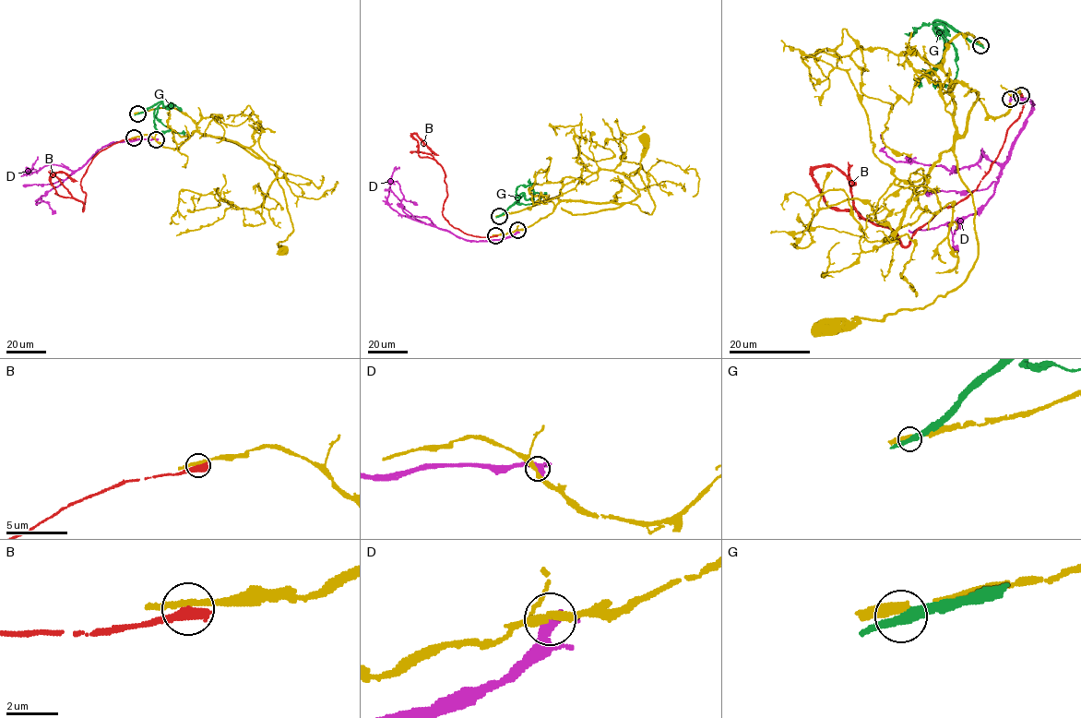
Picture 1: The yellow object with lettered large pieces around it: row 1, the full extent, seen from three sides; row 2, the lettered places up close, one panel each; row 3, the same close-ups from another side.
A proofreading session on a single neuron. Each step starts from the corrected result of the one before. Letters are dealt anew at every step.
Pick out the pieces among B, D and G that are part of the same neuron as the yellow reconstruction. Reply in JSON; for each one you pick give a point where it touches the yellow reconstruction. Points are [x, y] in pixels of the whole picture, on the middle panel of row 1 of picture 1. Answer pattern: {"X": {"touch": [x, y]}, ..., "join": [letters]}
{"join": []}

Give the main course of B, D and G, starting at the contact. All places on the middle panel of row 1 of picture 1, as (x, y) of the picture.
B: (495, 235), (467, 234), (443, 216), (447, 195), (445, 174), (434, 160), (418, 155), (412, 134), (438, 155)
D: (517, 230), (500, 239), (471, 241), (438, 228), (426, 217), (397, 212), (386, 200), (391, 176), (398, 167)
G: (499, 216), (522, 193), (517, 203), (525, 204), (535, 203), (544, 192)

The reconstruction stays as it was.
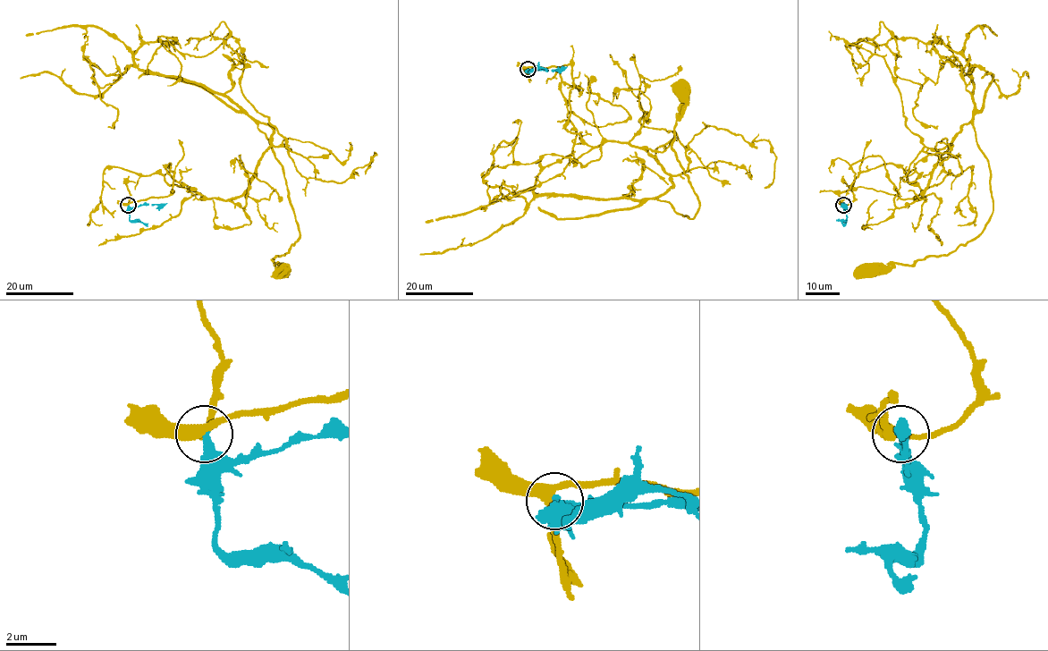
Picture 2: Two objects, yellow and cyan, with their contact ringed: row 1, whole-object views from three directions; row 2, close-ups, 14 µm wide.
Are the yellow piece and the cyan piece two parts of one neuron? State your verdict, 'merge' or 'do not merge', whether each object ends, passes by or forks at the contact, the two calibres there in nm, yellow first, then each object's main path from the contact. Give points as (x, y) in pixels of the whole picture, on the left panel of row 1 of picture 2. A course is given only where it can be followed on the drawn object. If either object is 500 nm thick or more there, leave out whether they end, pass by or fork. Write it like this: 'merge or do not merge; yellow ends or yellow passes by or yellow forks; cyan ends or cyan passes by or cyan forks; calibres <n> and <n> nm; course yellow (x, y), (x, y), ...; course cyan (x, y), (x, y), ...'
do not merge; yellow forks; cyan ends; calibres 320 and 320 nm; course yellow (127, 204), (170, 195), (170, 164), (207, 198), (240, 197), (266, 124), (299, 230), (272, 260), (283, 269); course cyan (128, 204), (135, 207), (167, 203)

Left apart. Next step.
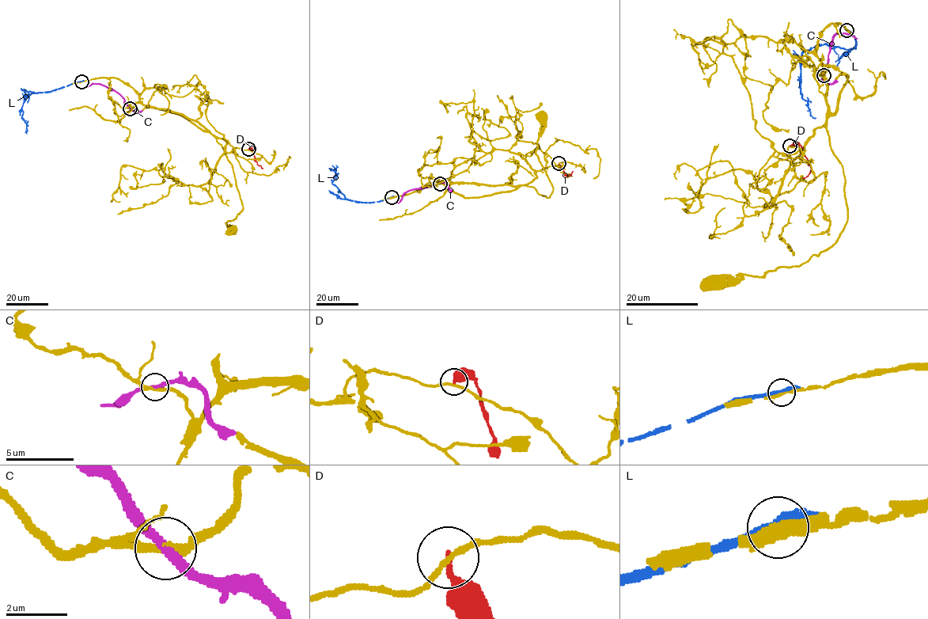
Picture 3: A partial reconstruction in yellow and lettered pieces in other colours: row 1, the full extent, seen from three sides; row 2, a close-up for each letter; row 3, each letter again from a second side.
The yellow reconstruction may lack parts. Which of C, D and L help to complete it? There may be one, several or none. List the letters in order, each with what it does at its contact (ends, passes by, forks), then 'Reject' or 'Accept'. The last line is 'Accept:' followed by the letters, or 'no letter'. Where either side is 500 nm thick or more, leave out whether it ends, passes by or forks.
C: It passes by. Accept
D: It ends there. Reject
L: It passes by. Reject
Accept: C

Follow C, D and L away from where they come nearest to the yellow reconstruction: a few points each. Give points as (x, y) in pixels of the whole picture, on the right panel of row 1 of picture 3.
C: (823, 75), (832, 38), (837, 34), (848, 34), (857, 38)
D: (789, 146), (799, 145), (801, 147), (801, 153), (810, 166), (809, 172), (802, 177)
L: (846, 30), (854, 37), (854, 48), (820, 44), (801, 55), (801, 93), (810, 115), (816, 118)

